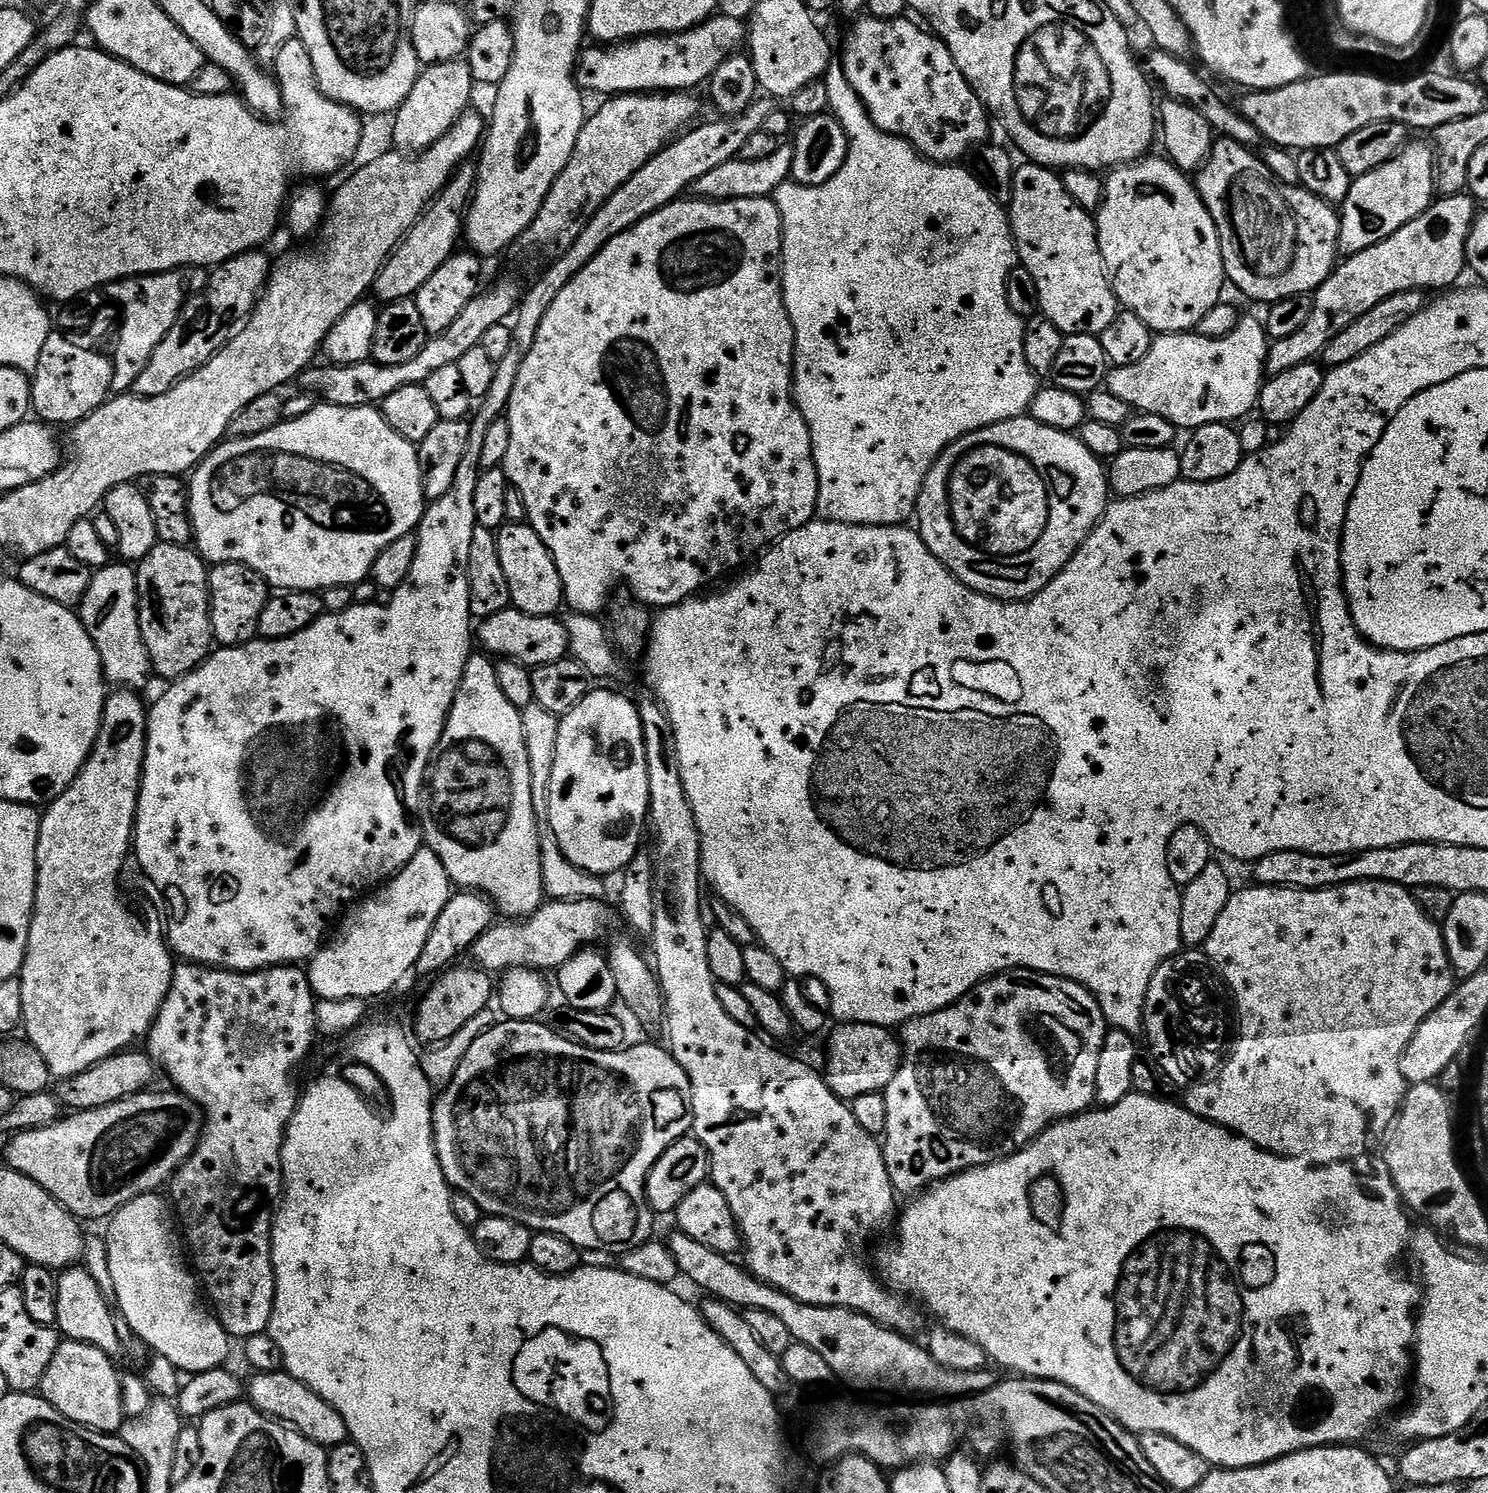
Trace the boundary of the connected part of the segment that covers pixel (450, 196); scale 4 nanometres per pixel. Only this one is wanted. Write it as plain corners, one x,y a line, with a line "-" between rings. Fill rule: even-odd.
475,163
461,164
448,180
448,185
432,199
416,225
393,250
376,279
372,281
371,291
374,296
376,292
375,299
381,305
413,299
416,291
430,282
430,277
437,272
438,266
442,266
442,262
446,262
457,251
456,239
461,239
466,213
476,186
476,169

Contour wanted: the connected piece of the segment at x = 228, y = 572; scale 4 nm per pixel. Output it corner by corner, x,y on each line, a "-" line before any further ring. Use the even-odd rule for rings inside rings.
217,564
208,574
208,609
212,639
225,648
237,648
257,639
262,610
270,595
270,586
254,570
241,564

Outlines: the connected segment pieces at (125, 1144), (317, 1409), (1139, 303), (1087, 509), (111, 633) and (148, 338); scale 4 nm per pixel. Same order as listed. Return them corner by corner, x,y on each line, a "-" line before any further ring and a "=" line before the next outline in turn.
175,1090
156,1091
139,1092
136,1096
98,1110
73,1111
45,1128
15,1133
8,1148
7,1167
38,1182
38,1186
51,1194
68,1213
84,1222
103,1221
126,1202
147,1192
159,1193
160,1187
171,1181
176,1169
192,1157
206,1121
201,1108
187,1096
181,1096
=
281,1370
278,1372
261,1372
253,1375
246,1384
246,1396
250,1403
262,1415
278,1420
281,1424
293,1428
298,1434
302,1434
307,1440
313,1440
326,1450
337,1448
340,1444
349,1443
350,1437
346,1430
346,1422
342,1422
342,1414
330,1406
314,1390
310,1390
302,1382
295,1380
293,1376
=
1149,154
1139,162
1125,164
1107,173
1104,185
1104,203
1100,205
1094,216
1096,237
1098,238
1100,253
1104,259
1104,269
1107,270
1108,278
1112,281
1112,289
1119,307
1138,314
1138,318
1142,318
1142,322
1146,322
1146,326
1150,326
1153,333
1188,334
1193,330
1199,329
1202,318
1206,318
1206,313
1214,310
1214,306
1221,303
1223,296
1220,295
1223,294
1224,288
1226,289
1222,250
1220,249
1218,230
1214,226
1214,218
1210,218
1210,210
1206,210
1199,192
1196,191
1195,183
1185,173
1181,172
1175,164
1169,162
1163,155
1160,156
=
1027,415
1016,416
1013,420
1007,420
1006,422
998,422
994,426
986,426
982,430
977,432
968,432
962,439
955,440
955,442
949,447
944,449
944,453
941,454
936,461
932,463
932,468
928,472
928,477
924,479
924,485
920,491
920,503
918,505
918,520
920,516
920,524
918,523
918,531
920,537
924,540
925,546
936,555
939,560
941,560
948,569
950,569
956,577
967,588
973,588
976,592
981,592
984,596
991,596
994,600
1002,600
1005,602
1015,602
1017,600
1031,600
1032,597
1037,596
1043,588
1048,585
1054,577
1060,573
1061,570
1070,562
1070,558
1079,548
1082,546
1082,542
1088,537
1093,528
1100,523
1100,519
1104,516
1105,510
1108,509
1110,503
1110,485
1108,482
1108,477
1106,475
1105,465
1098,459
1094,454
1090,454
1090,450
1086,450
1086,446
1080,440
1079,435
1073,434
1071,432
1063,432
1062,430
1054,430
1050,426
1042,426
1037,420
1029,418
=
110,562
104,568
95,569
78,615
98,650
105,681
124,690
143,689
152,672
152,664
148,661
140,629
136,568
128,562
=
191,266
175,272
161,272
159,276
130,276
126,280
117,280
107,285
109,292
124,307
124,321
120,324
120,333
116,336
116,353
111,353
112,392
128,394
132,392
138,374
146,370
150,354
158,350
158,342
170,334
170,326
180,317
184,303
189,296
205,287
210,279
209,273
202,268

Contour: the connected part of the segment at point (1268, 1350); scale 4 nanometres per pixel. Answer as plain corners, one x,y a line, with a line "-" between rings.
1133,1094
1122,1098
1122,1102
1118,1102
1113,1108
1097,1107
1095,1110
1081,1112
1078,1116
1059,1120
1058,1123
1051,1124
1037,1140
1032,1140
1026,1147
1018,1149
1013,1156
1007,1156
1005,1160
995,1160
993,1164
985,1164
982,1168
968,1168
957,1176
942,1180
919,1193
915,1198
909,1199
912,1201
909,1202
908,1209
905,1212
903,1209
898,1216
900,1233
896,1236
896,1245
889,1252
881,1254
878,1275
881,1281
886,1282
889,1289
907,1294
919,1301
921,1305
924,1303
940,1319
937,1321
943,1322
949,1330
977,1342
984,1348
987,1359
993,1365
1001,1364
1002,1367
1012,1371
1009,1373
1019,1374
1024,1378
1062,1382
1078,1390
1078,1394
1090,1398
1090,1402
1102,1406
1102,1410
1110,1413
1129,1432
1133,1434
1157,1432
1166,1434
1170,1438
1178,1438
1178,1442
1202,1454
1202,1458
1206,1458
1209,1465
1217,1469
1256,1468
1259,1464
1269,1464
1272,1460
1288,1456
1291,1452
1300,1452
1303,1448
1348,1446
1353,1442
1363,1441
1360,1439
1383,1416
1391,1417
1401,1407
1400,1395
1404,1392
1404,1383
1407,1380
1409,1383
1410,1380
1410,1369
1414,1364
1416,1318
1422,1303
1421,1285
1417,1281
1415,1284
1406,1273
1400,1272
1399,1260
1403,1258
1404,1252
1406,1256
1410,1248
1410,1216
1383,1162
1377,1163
1376,1176
1367,1176
1366,1173
1352,1167
1356,1166
1348,1162
1313,1166
1302,1160
1287,1160
1284,1156
1276,1156
1272,1152
1262,1150
1257,1144
1237,1136
1235,1132
1228,1131
1220,1124
1212,1124
1209,1120
1198,1118
1190,1109
1185,1108
1183,1103

